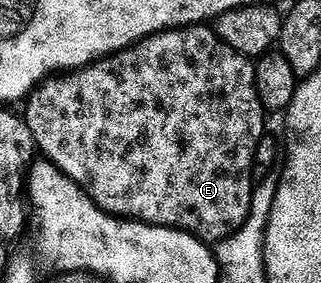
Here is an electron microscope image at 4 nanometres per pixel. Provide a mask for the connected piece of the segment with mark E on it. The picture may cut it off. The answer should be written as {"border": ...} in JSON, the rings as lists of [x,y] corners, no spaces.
{"border":[[[198,25],[190,29],[166,31],[148,40],[136,52],[138,55],[130,63],[125,63],[114,71],[95,69],[84,74],[87,76],[75,83],[61,83],[49,92],[45,92],[45,89],[38,90],[35,97],[28,100],[29,108],[23,115],[23,121],[31,129],[38,152],[42,156],[45,154],[44,158],[48,162],[77,184],[86,195],[90,195],[98,207],[103,208],[108,215],[116,215],[118,219],[148,223],[150,227],[174,227],[176,231],[185,231],[206,245],[216,245],[240,231],[249,216],[255,186],[253,162],[257,159],[257,150],[260,149],[261,138],[265,135],[267,112],[259,101],[254,60],[235,54],[218,39],[216,30],[209,28],[208,31],[207,28],[208,26]]]}

